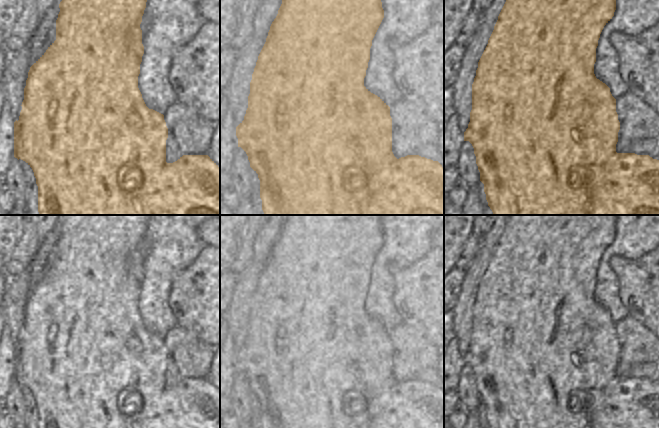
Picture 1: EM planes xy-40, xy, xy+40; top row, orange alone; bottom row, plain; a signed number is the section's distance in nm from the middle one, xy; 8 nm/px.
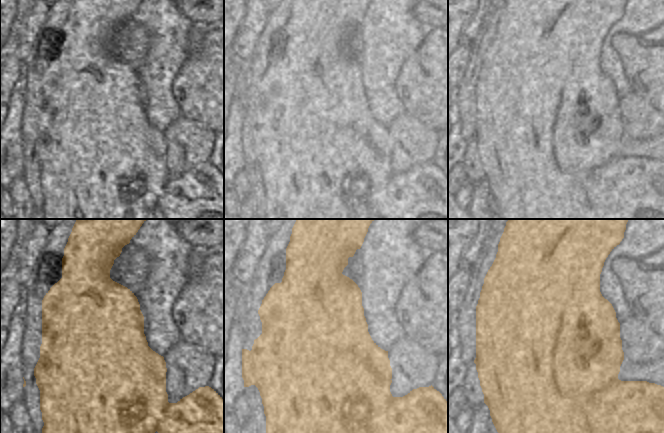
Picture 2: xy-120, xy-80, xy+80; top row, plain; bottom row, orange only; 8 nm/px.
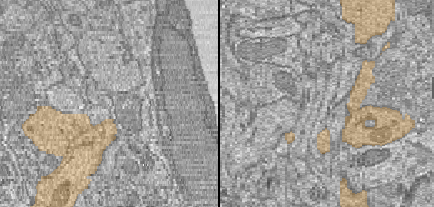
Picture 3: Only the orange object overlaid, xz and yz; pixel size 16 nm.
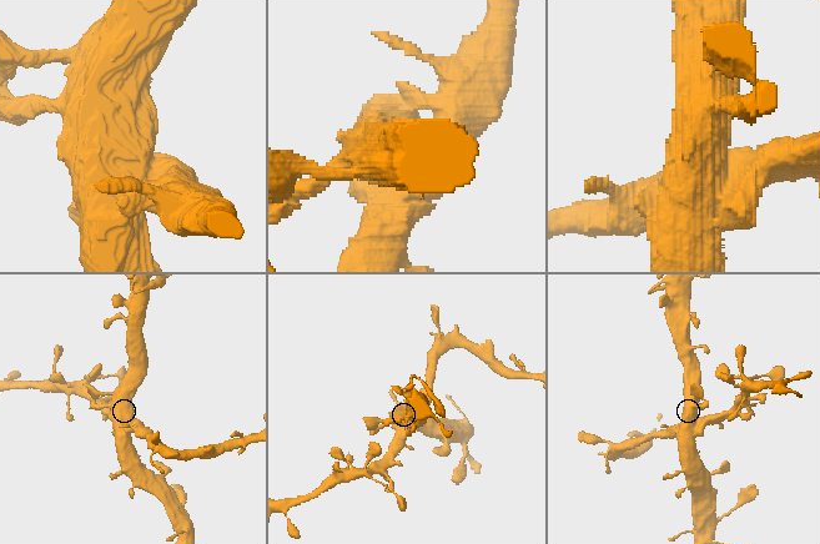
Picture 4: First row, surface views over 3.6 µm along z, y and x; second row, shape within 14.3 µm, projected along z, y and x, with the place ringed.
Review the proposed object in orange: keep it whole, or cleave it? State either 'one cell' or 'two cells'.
two cells

